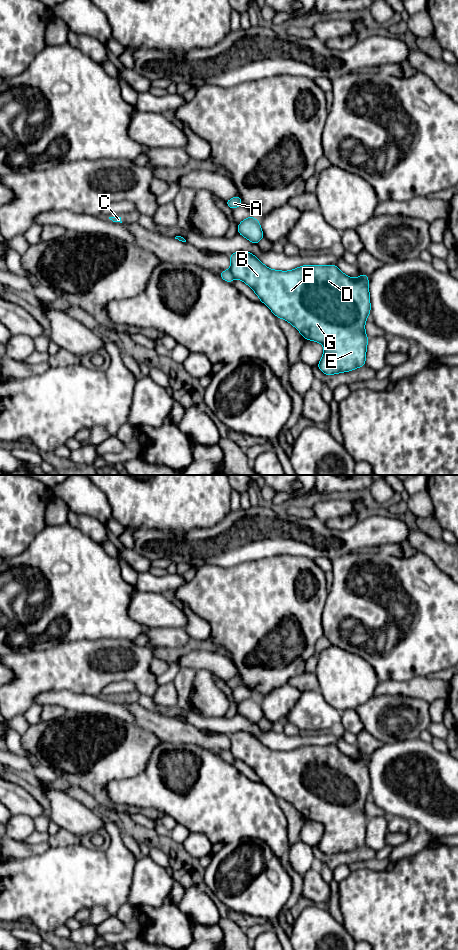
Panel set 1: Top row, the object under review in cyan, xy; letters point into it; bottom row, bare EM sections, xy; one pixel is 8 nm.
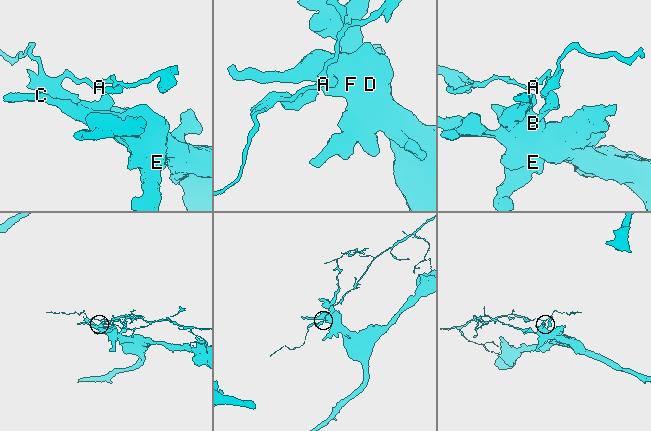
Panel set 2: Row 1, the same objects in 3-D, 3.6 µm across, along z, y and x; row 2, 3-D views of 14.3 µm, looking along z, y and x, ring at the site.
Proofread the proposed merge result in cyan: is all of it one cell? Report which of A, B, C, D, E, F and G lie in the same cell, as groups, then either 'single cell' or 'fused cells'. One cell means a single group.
groups A / B C D E F G; fused cells

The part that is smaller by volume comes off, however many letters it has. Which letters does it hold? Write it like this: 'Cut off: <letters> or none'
Cut off: A

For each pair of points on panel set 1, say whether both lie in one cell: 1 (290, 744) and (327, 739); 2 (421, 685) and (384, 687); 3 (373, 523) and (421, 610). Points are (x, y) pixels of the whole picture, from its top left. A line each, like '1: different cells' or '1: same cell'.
1: same cell
2: same cell
3: different cells

